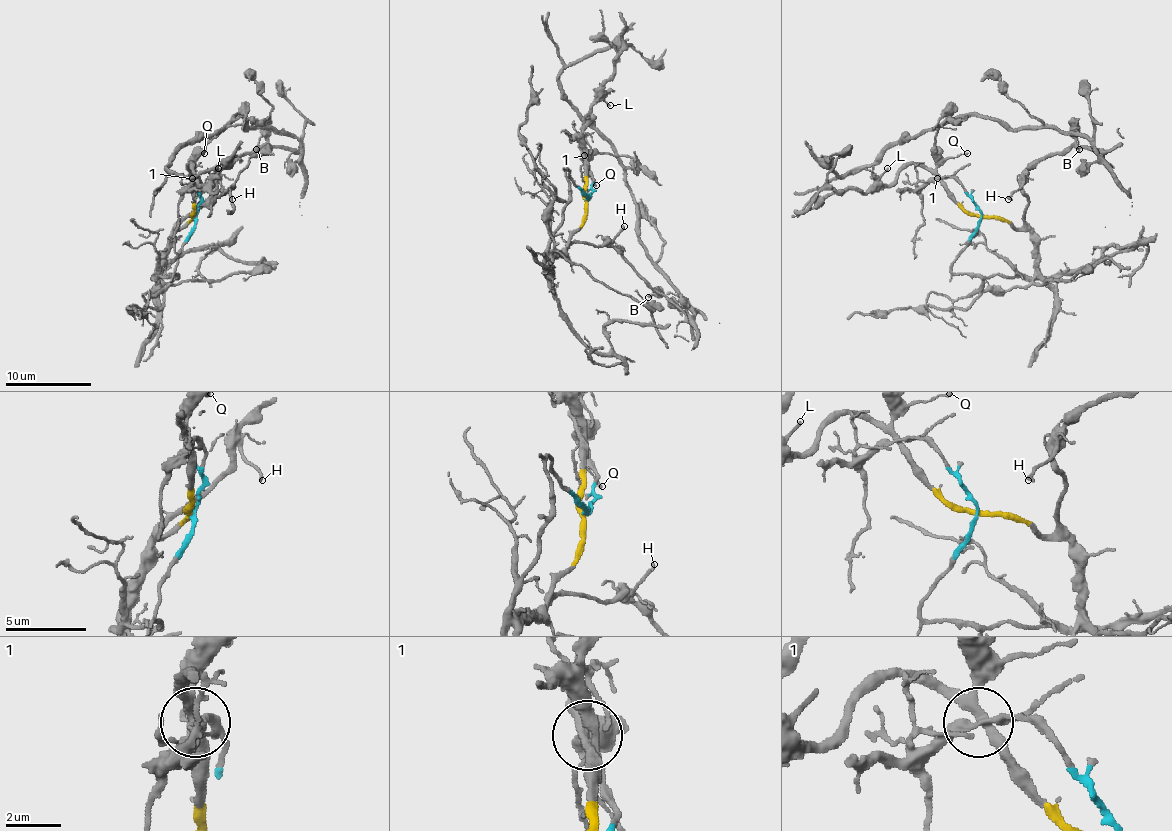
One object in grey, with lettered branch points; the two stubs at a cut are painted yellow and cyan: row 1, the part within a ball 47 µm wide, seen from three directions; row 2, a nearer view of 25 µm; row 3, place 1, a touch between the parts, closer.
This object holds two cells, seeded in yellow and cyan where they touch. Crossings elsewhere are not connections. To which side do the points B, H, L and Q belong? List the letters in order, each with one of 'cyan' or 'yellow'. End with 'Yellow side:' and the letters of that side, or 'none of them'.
B: yellow
H: yellow
L: yellow
Q: yellow
Yellow side: B, H, L, Q

